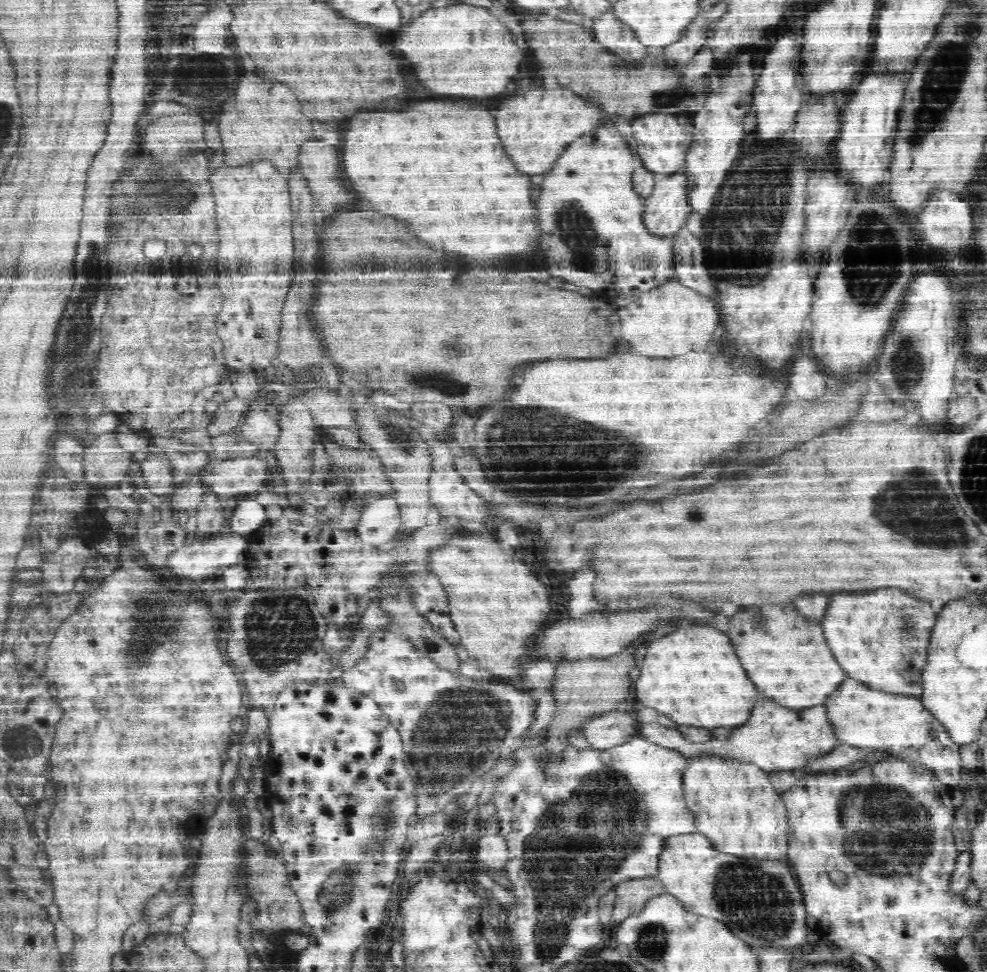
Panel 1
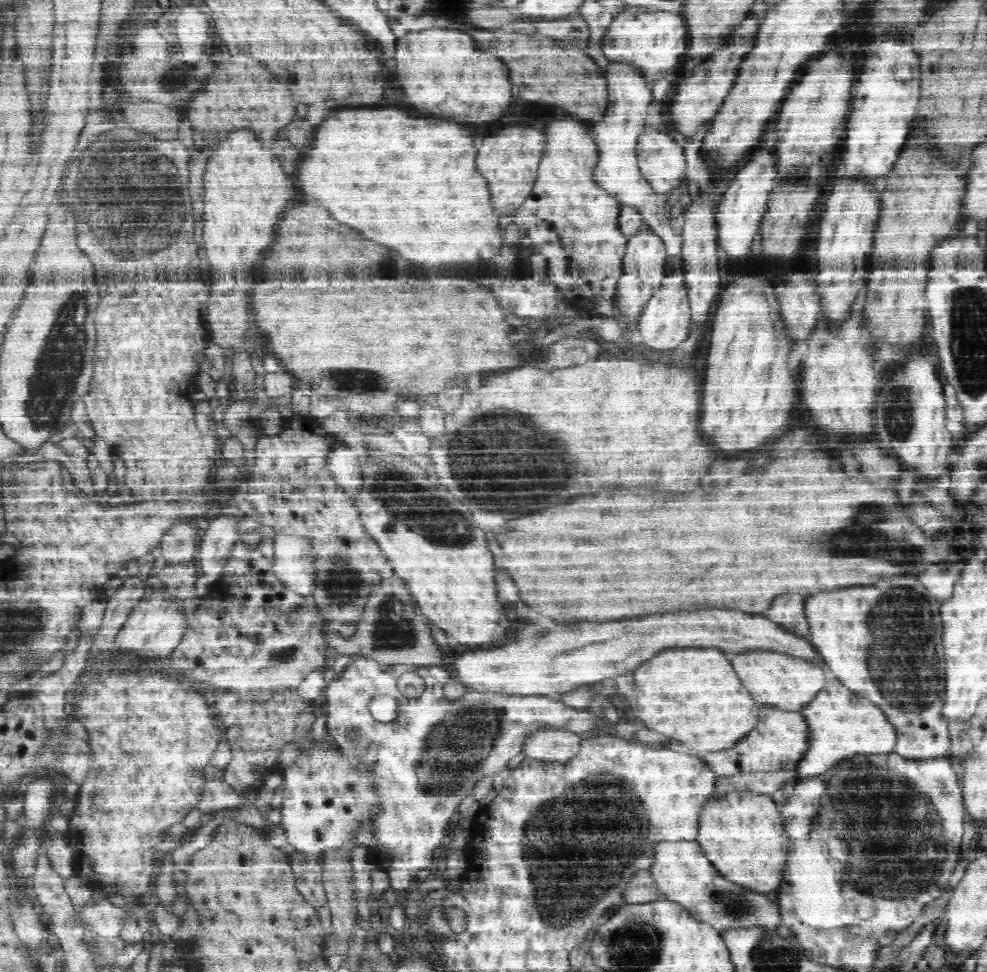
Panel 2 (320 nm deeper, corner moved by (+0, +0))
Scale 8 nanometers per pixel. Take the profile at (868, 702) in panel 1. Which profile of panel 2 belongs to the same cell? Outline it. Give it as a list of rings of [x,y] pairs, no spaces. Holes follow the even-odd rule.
[[[840,680],[830,682],[808,708],[801,710],[808,718],[816,744],[812,744],[799,762],[797,771],[801,779],[815,777],[830,770],[836,762],[854,755],[886,755],[892,753],[899,740],[899,729],[892,724],[890,716],[881,706],[848,690]]]

